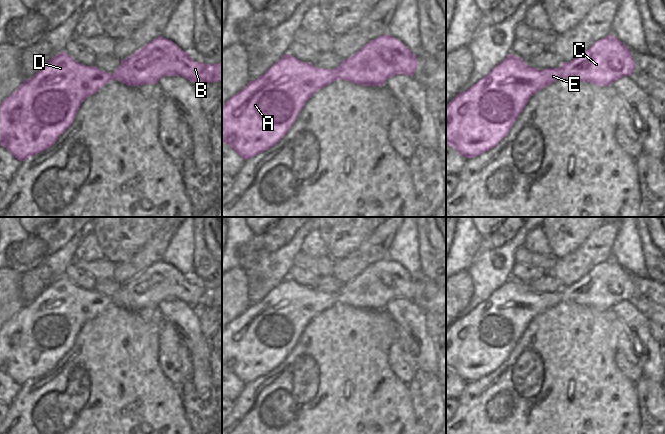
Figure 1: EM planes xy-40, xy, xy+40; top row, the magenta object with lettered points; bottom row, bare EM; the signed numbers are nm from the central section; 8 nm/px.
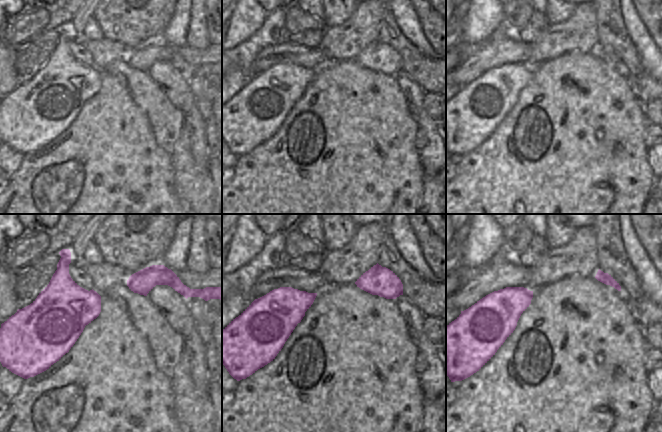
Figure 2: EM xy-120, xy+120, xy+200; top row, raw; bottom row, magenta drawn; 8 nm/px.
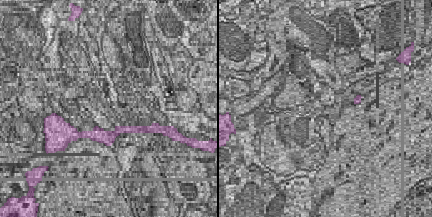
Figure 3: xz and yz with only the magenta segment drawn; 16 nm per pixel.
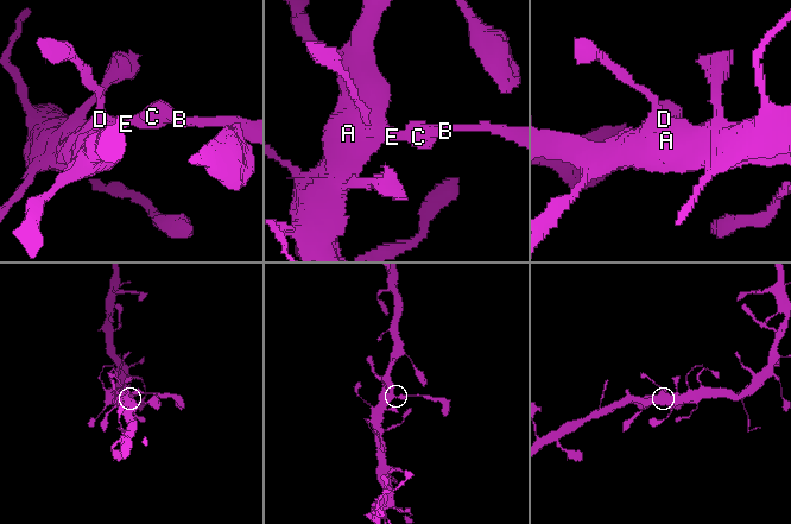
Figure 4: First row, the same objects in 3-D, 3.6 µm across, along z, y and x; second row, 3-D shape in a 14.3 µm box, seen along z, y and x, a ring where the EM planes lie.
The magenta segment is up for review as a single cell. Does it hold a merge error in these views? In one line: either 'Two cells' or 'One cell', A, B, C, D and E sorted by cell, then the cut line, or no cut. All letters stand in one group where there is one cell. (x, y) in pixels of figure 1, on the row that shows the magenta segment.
Two cells. Groups: A D E / B C. Split along xy (337, 67), (340, 73), (339, 79).

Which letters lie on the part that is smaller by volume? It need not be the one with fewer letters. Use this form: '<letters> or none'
B, C

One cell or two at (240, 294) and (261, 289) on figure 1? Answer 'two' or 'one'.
two

